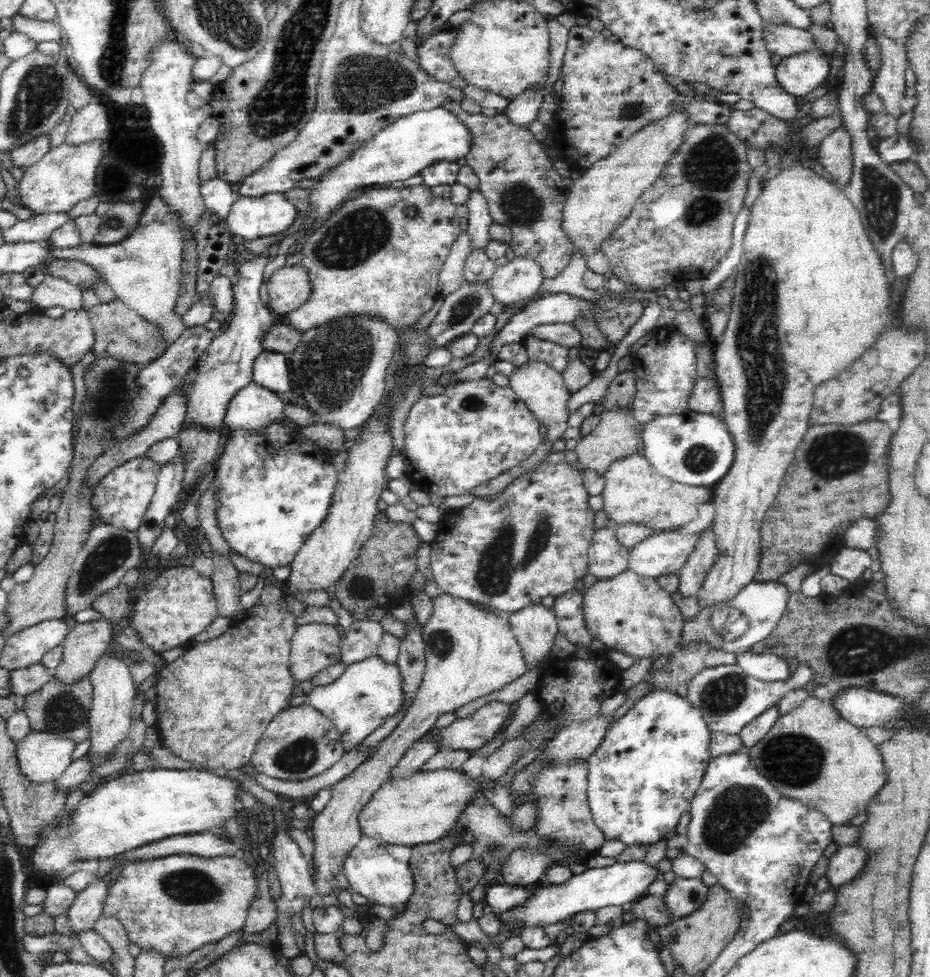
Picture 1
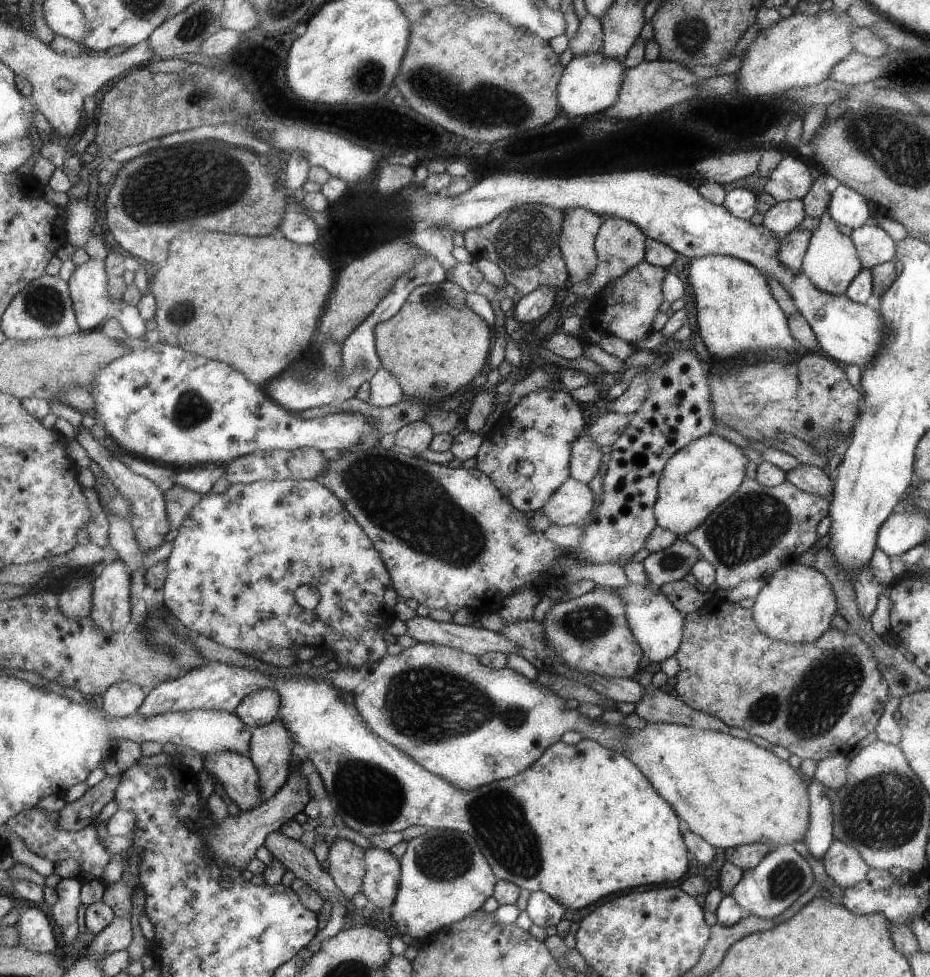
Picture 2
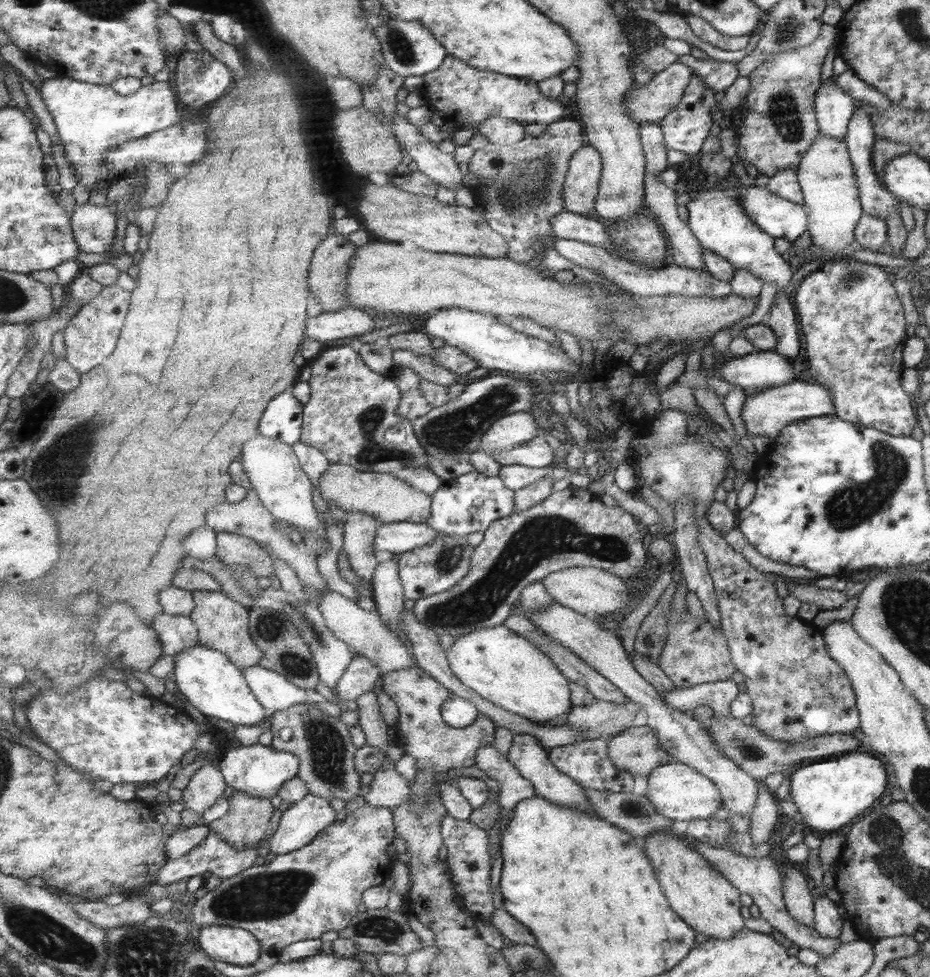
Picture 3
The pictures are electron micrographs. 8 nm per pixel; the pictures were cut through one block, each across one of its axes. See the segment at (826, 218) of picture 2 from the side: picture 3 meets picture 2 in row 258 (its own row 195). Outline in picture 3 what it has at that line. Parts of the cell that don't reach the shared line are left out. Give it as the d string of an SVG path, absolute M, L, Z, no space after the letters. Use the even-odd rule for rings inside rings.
M819 132L813 146L809 146L809 152L801 158L801 166L797 166L797 178L805 196L805 208L809 210L807 230L811 242L821 250L831 252L827 258L837 258L837 252L851 248L851 242L855 242L855 228L863 214L861 194L857 178L853 176L853 162L849 160L849 146L845 140L835 140Z

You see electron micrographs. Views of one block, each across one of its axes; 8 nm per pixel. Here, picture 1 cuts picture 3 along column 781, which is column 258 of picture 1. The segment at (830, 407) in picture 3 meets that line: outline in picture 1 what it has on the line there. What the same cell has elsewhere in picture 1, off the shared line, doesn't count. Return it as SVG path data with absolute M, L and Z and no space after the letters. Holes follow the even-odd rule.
M252 382L230 400L226 426L230 430L262 430L282 420L286 406L288 404L284 404L276 392Z

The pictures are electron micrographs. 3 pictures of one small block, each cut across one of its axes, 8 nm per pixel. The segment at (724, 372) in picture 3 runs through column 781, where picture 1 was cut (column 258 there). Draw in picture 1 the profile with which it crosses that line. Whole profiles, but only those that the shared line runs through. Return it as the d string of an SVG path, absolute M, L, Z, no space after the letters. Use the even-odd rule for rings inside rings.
M262 352L254 362L254 382L272 392L294 392L290 382L290 366L286 354Z

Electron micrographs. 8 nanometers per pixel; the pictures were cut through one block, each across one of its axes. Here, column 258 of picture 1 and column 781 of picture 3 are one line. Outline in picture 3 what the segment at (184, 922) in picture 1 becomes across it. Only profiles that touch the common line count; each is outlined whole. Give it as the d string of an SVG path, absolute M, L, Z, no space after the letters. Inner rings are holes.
M797 866L789 868L785 878L783 878L783 902L789 912L789 916L803 924L803 926L813 926L815 922L815 908L813 908L813 896L811 896L811 880L803 878Z

